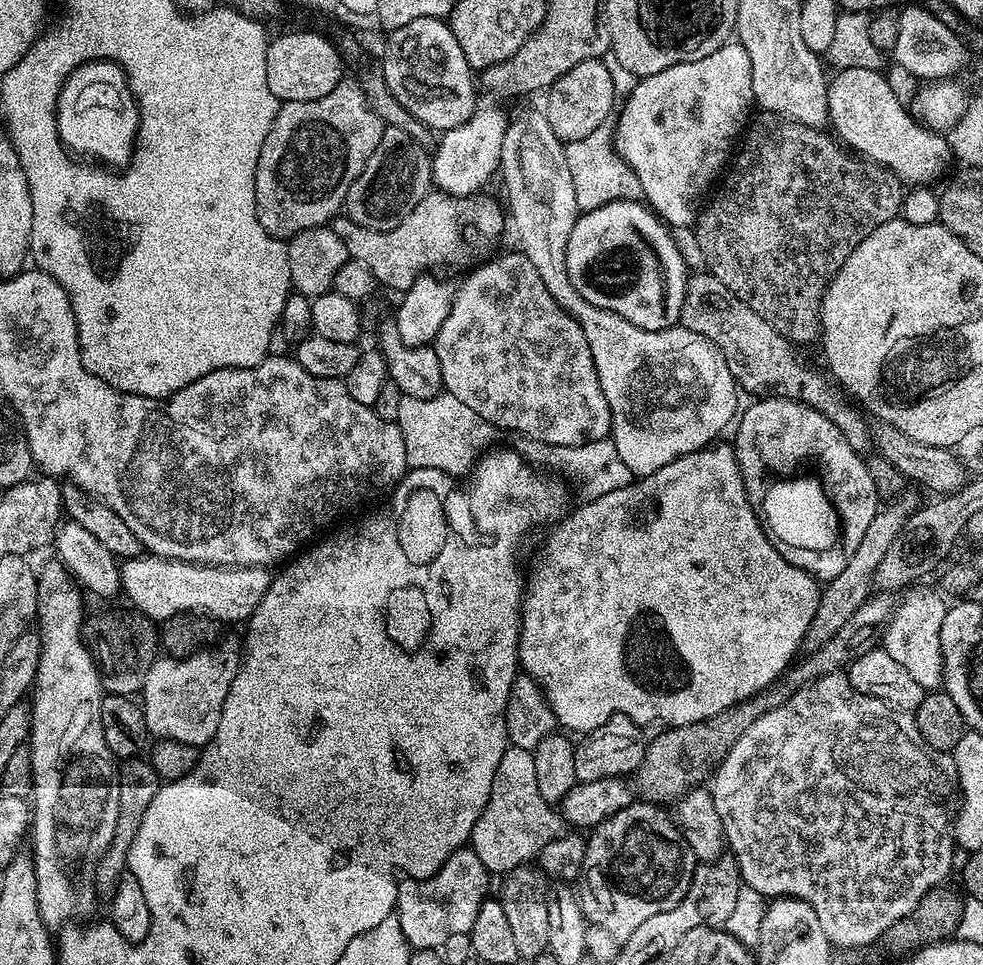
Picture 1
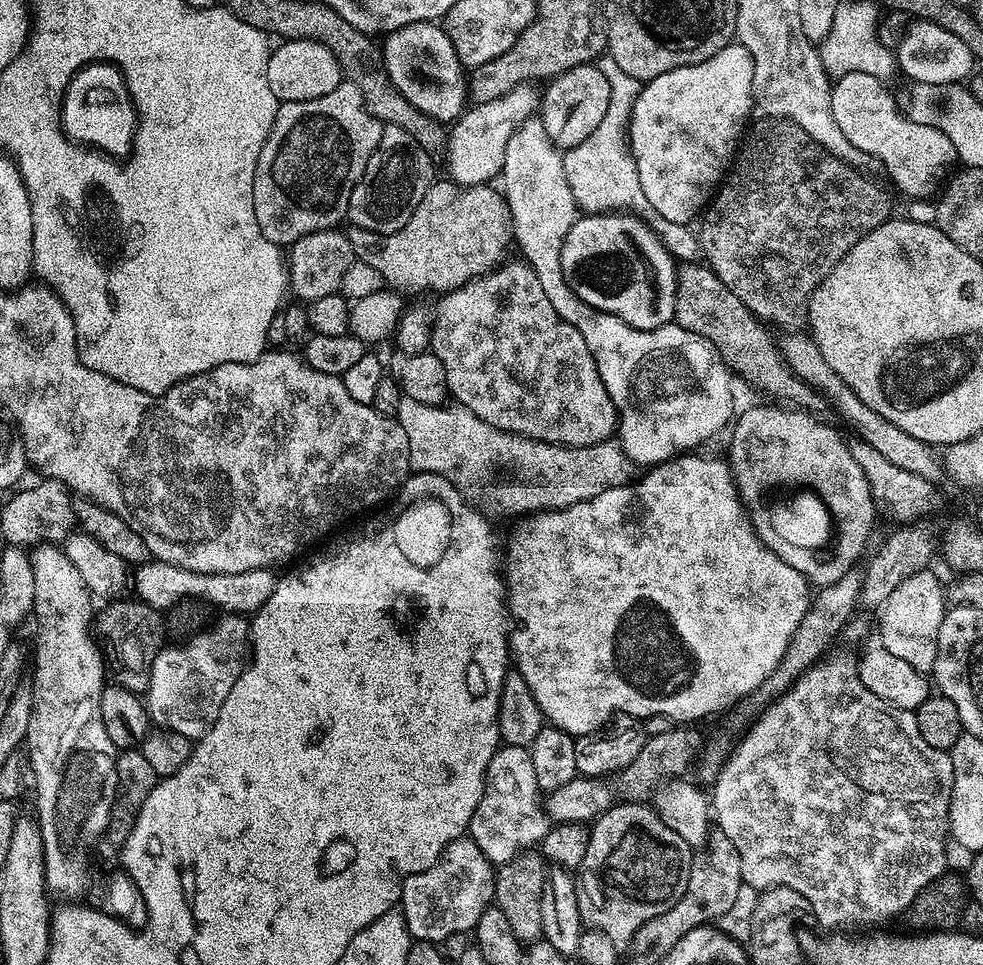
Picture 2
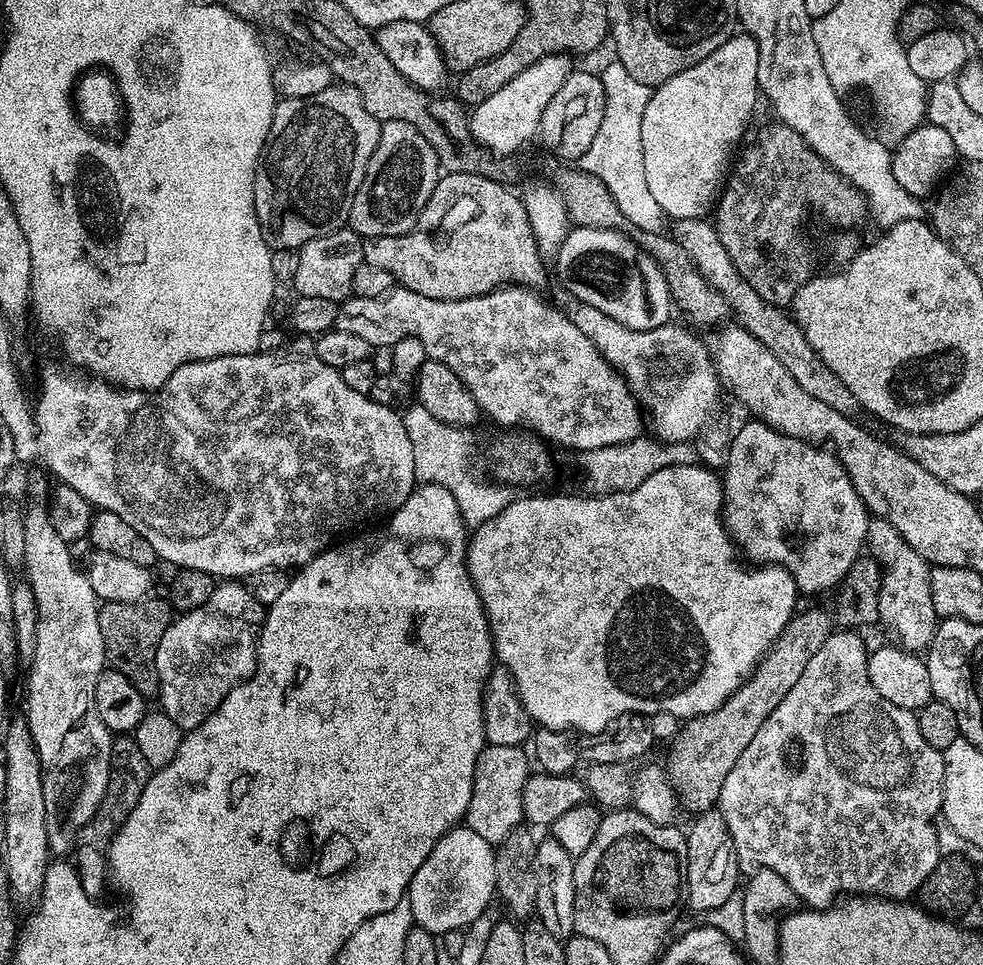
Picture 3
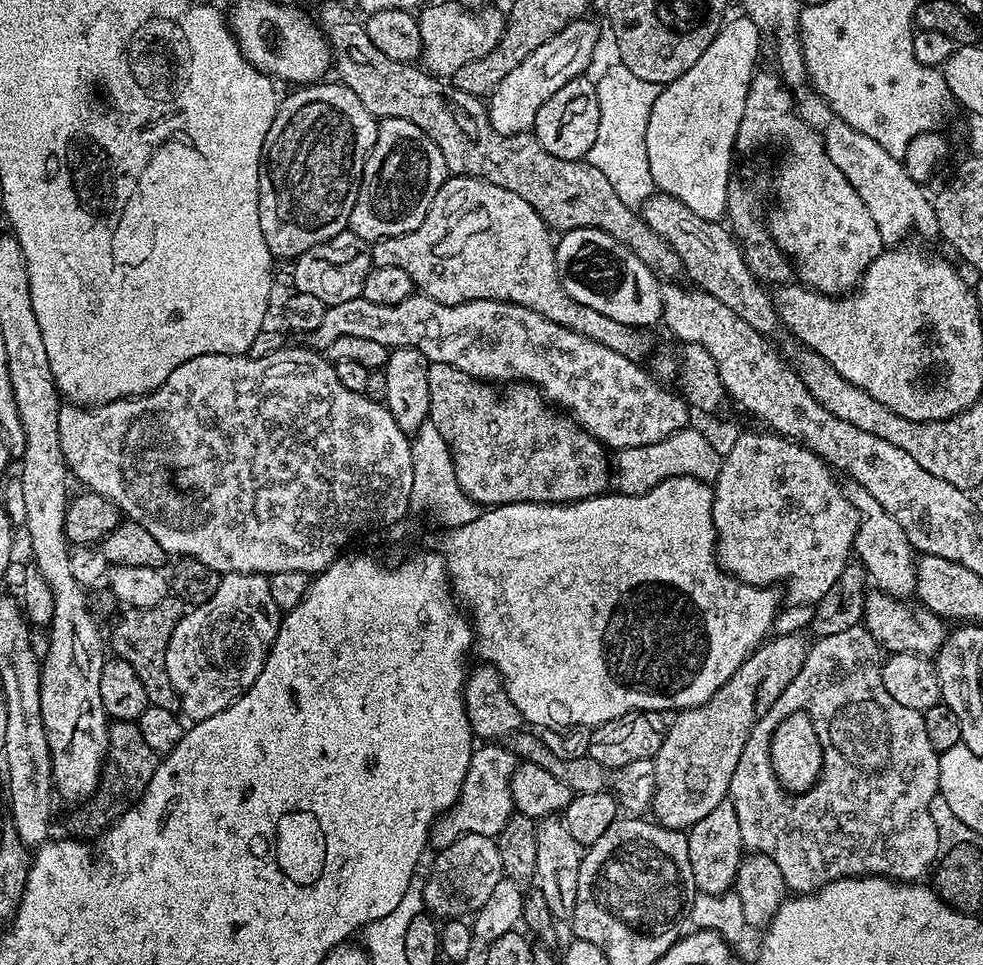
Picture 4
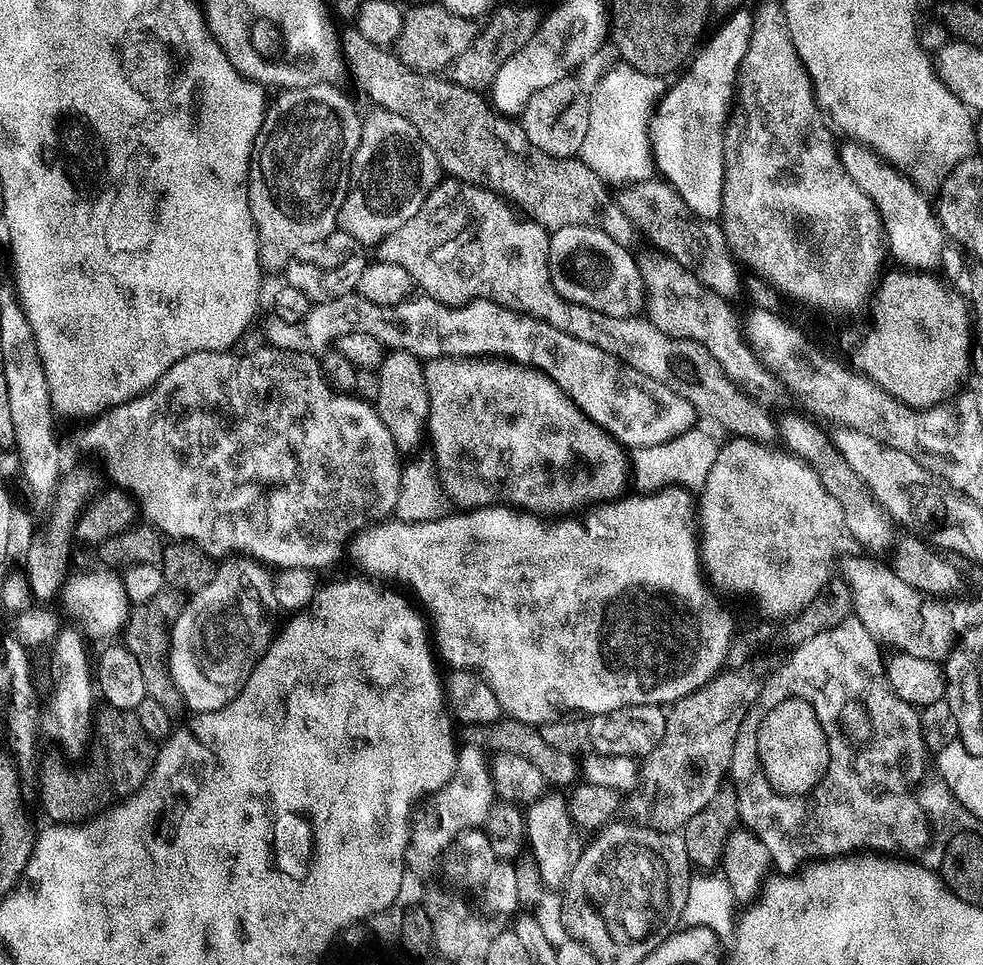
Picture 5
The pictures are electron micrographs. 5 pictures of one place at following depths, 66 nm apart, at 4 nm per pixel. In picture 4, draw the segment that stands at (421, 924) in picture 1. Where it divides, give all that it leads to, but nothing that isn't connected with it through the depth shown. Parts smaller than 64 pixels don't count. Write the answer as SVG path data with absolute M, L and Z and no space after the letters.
M463 833L452 845L439 849L435 855L436 865L428 876L428 885L423 885L422 891L425 909L437 917L456 918L464 914L460 912L466 911L467 908L481 908L503 875L504 866L500 851L495 839L490 836Z

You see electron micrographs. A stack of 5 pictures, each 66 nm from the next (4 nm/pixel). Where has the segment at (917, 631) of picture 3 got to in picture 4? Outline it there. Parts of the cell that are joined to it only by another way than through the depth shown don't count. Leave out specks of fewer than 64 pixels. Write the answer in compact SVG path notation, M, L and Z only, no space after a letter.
M845 479L840 484L840 489L846 502L850 502L850 506L854 506L856 511L856 537L852 543L855 559L860 559L868 567L869 574L880 579L879 587L883 591L897 598L911 597L916 592L914 549L906 538L902 526L898 526L898 522L894 522L894 518L886 514L880 503L874 502L866 486Z

